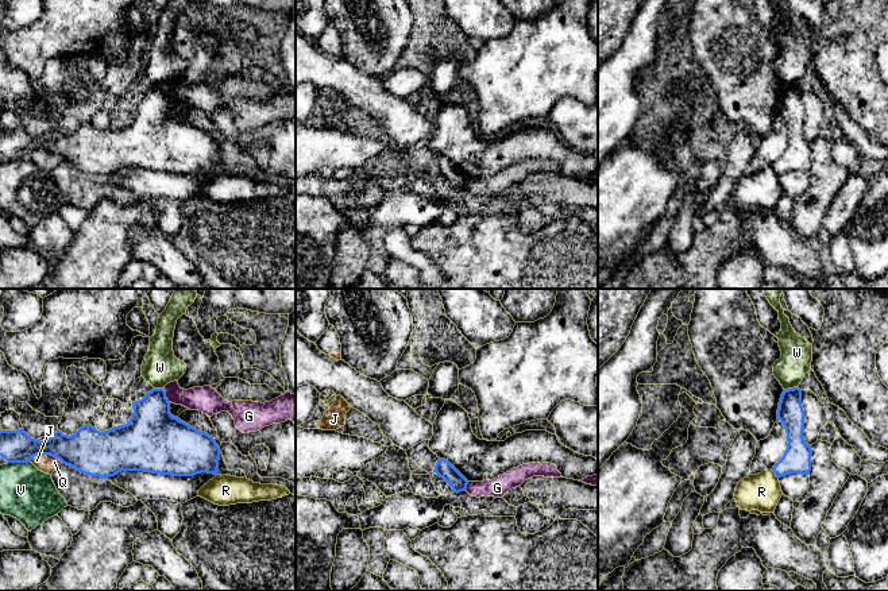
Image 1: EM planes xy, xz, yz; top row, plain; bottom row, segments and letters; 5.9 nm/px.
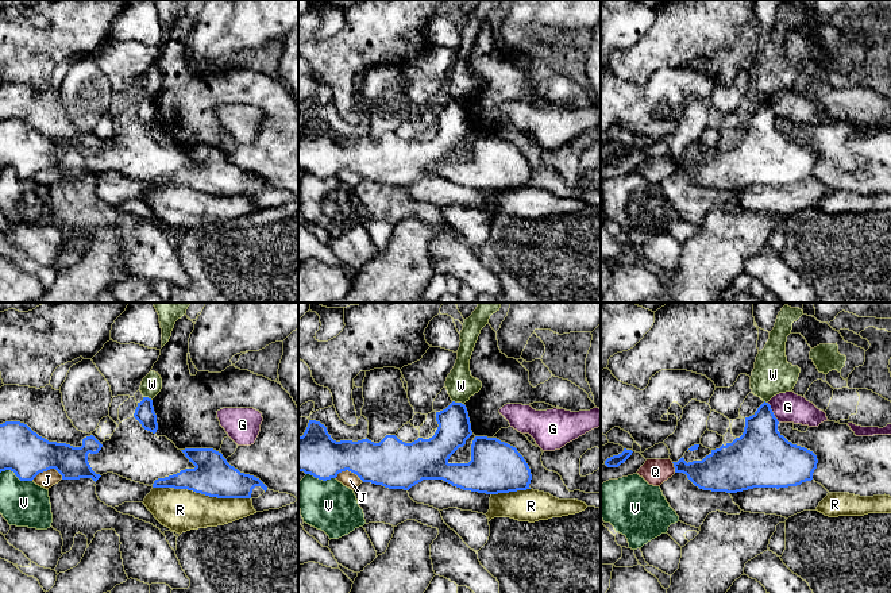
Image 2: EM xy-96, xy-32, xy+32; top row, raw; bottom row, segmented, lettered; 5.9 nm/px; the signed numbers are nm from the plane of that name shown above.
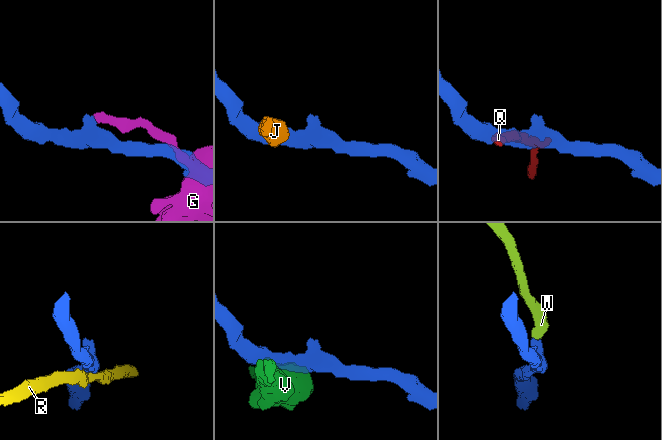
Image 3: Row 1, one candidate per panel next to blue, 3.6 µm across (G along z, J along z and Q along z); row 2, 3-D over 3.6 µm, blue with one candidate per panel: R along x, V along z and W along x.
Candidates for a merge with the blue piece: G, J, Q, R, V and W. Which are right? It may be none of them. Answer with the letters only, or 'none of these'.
none of these

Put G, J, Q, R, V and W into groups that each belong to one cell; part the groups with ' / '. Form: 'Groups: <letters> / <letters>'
Groups: G / J Q / R / V / W

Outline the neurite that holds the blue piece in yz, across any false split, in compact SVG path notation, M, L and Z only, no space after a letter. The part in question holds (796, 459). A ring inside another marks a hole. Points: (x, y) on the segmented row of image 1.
M799 387L784 390L779 402L777 420L787 433L787 449L783 457L773 466L777 478L789 474L810 475L812 449L803 437L804 410L802 406L802 390Z

